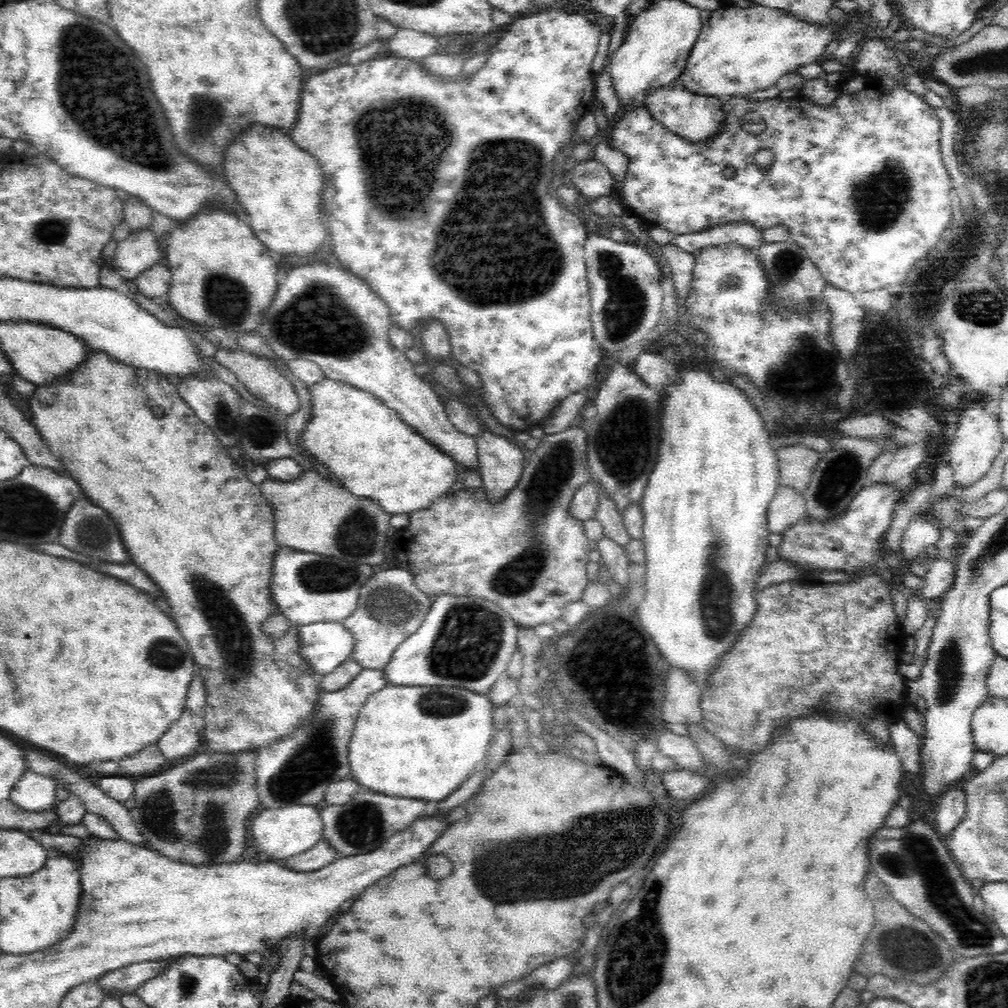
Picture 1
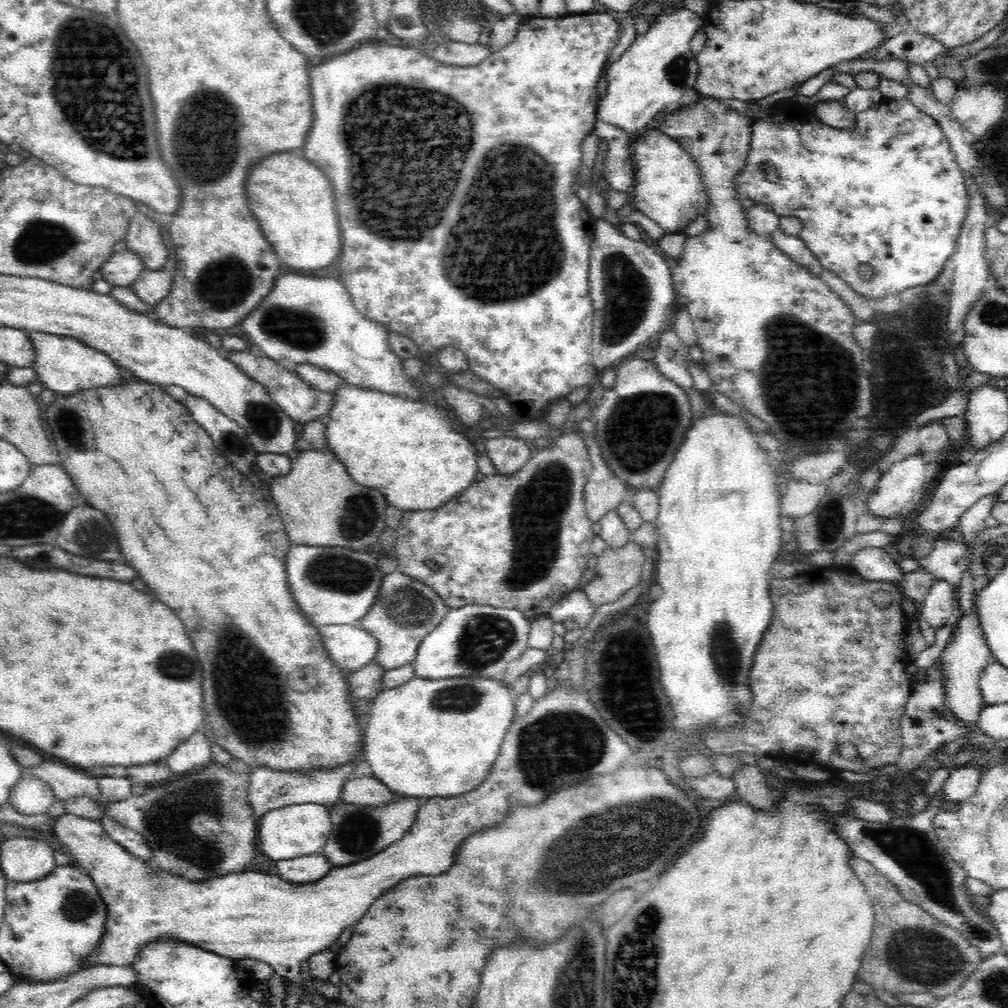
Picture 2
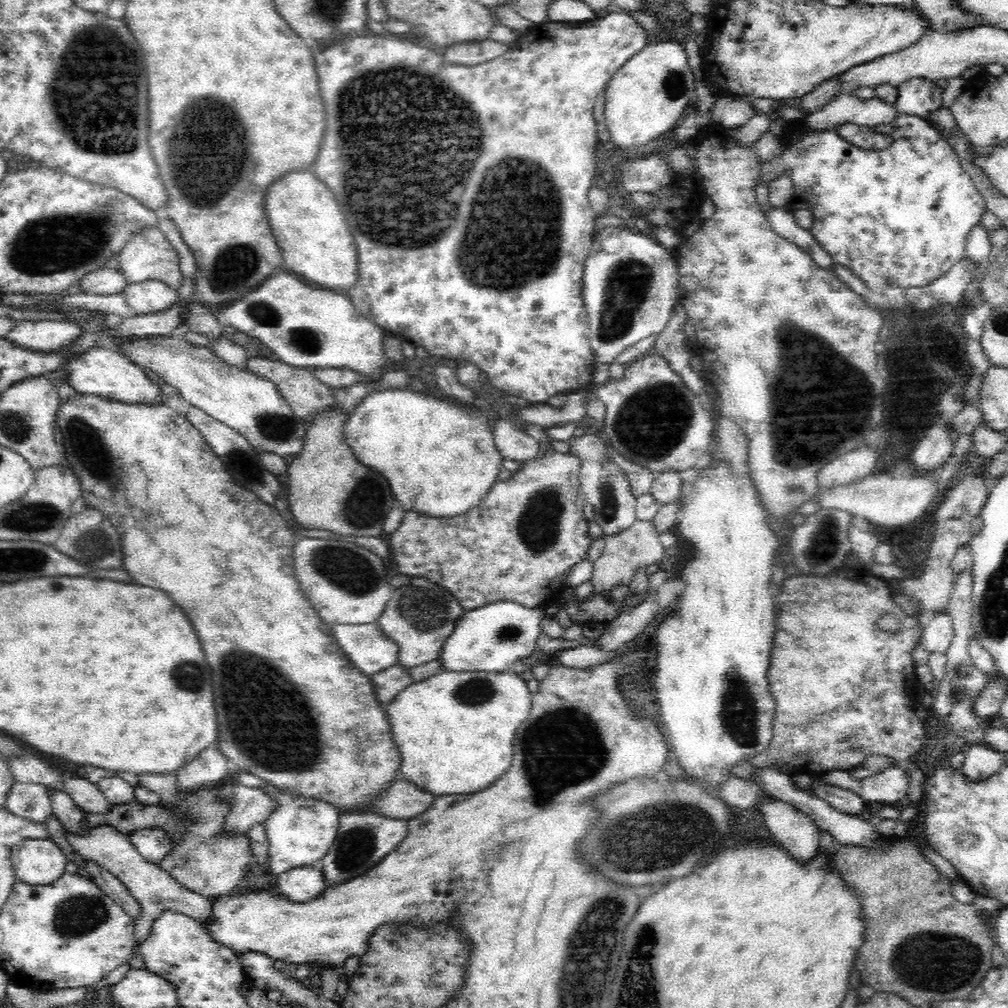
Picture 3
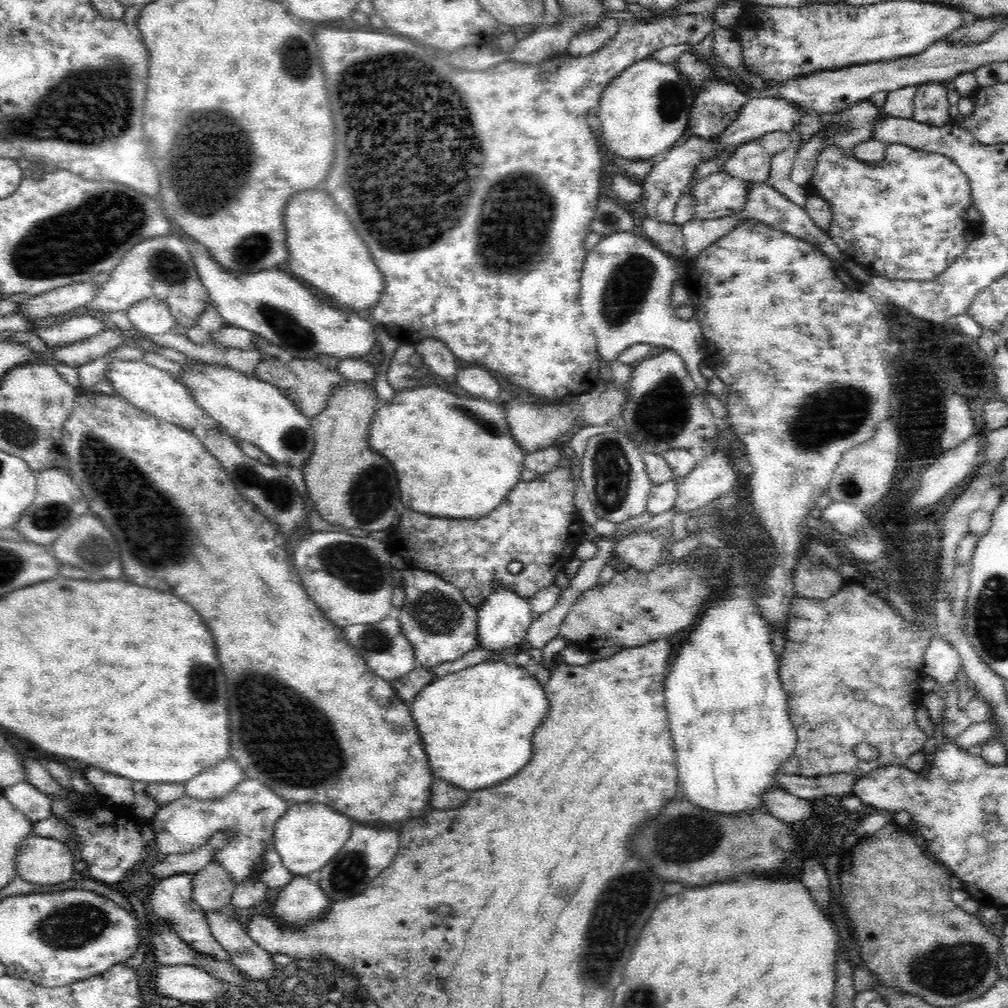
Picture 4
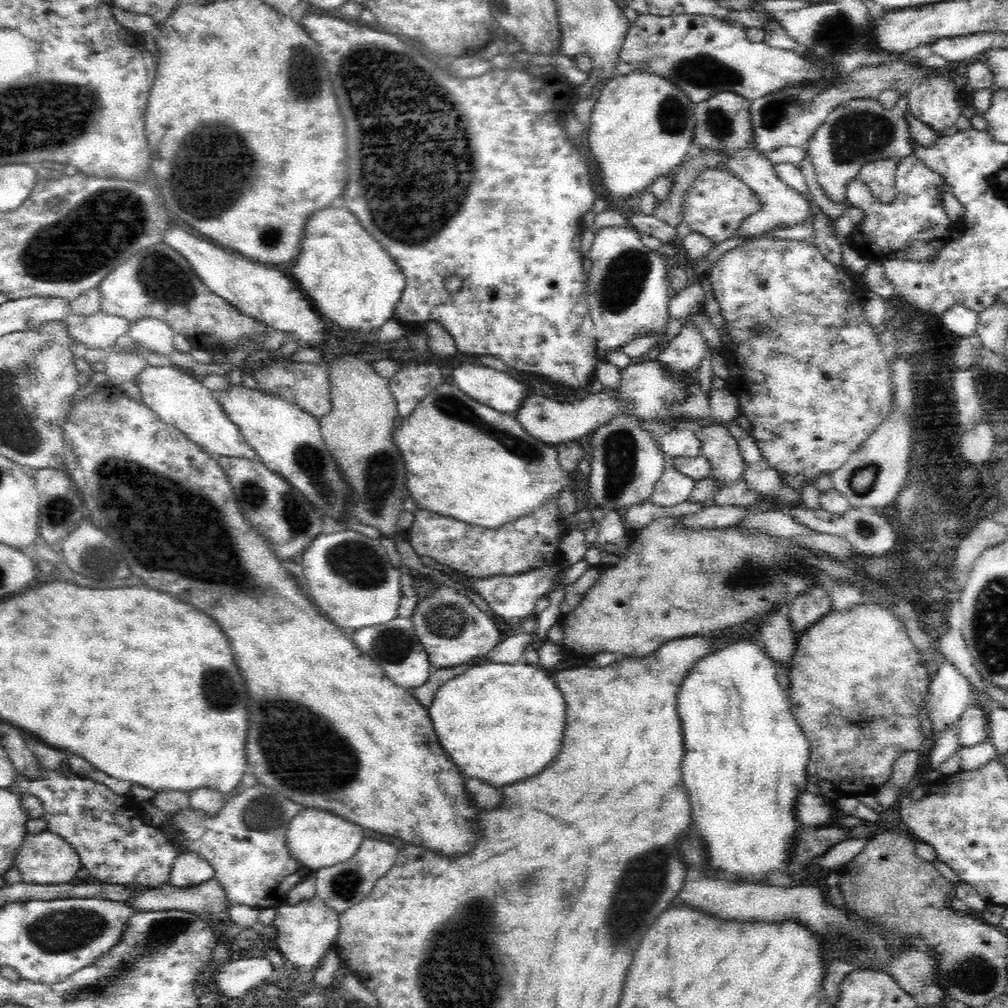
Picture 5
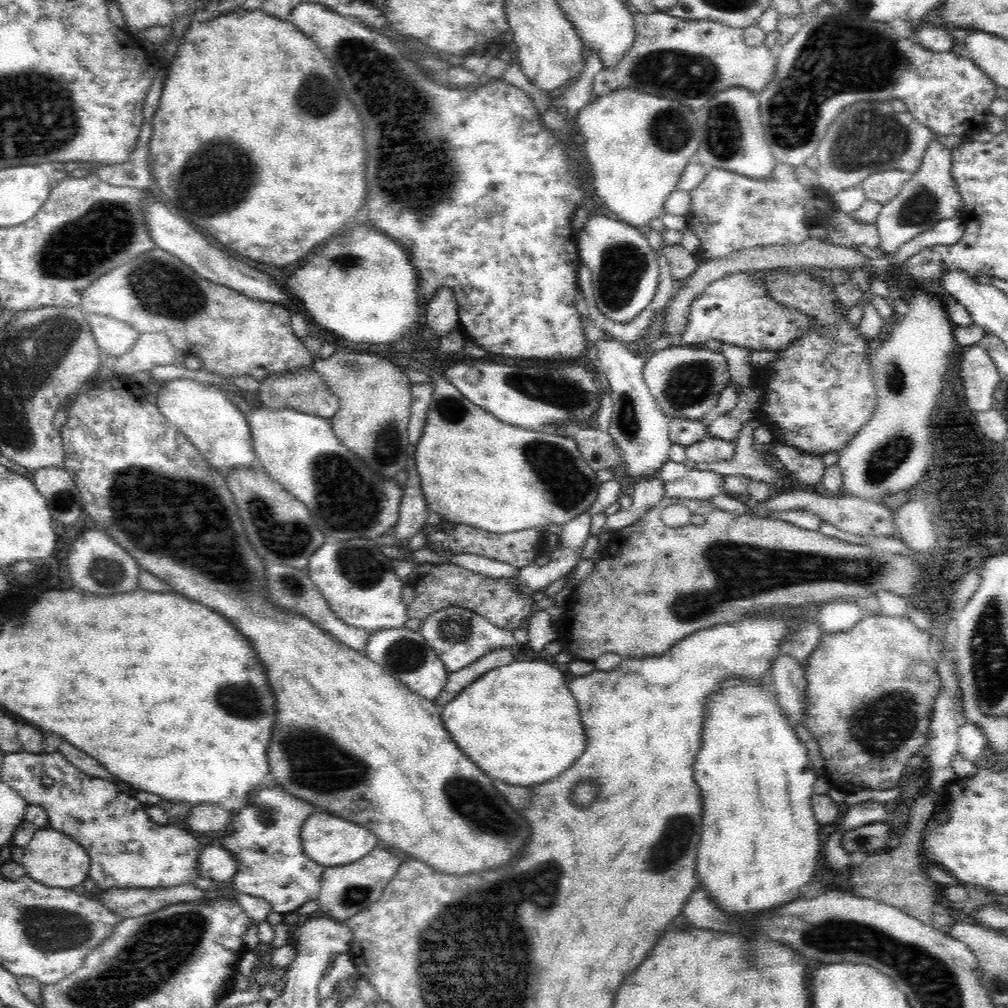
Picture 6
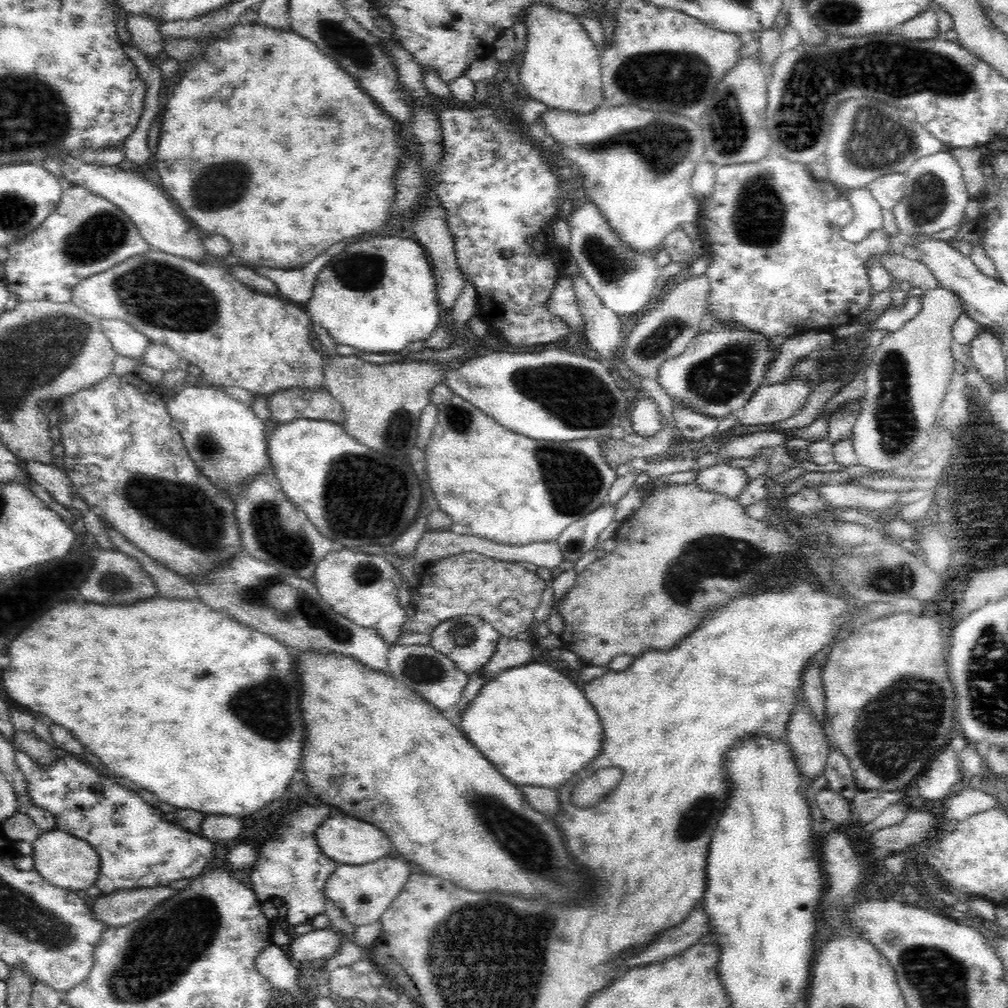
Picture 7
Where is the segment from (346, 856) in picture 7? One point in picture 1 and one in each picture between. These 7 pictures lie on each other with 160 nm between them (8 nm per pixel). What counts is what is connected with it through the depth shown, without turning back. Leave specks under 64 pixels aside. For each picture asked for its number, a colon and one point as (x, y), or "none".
1: (279, 833)
2: (302, 829)
3: (300, 832)
4: (310, 834)
5: (315, 838)
6: (329, 840)

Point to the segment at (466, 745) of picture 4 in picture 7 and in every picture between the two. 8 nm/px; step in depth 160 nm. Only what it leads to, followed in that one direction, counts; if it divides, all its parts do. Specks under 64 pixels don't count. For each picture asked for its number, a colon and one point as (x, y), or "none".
5: (502, 723)
6: (520, 723)
7: (533, 722)

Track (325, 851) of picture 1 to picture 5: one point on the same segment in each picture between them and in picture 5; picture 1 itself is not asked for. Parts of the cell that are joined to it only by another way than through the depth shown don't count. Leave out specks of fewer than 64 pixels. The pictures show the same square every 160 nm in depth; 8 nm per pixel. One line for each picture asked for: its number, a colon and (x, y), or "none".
2: (301, 870)
3: (305, 884)
4: (300, 902)
5: (305, 932)

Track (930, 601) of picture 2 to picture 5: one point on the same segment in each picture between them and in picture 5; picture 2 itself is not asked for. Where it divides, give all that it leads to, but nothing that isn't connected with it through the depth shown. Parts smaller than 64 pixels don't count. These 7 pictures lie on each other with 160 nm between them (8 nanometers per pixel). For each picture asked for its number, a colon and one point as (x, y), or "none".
3: (937, 635)
4: (941, 660)
5: (949, 695)

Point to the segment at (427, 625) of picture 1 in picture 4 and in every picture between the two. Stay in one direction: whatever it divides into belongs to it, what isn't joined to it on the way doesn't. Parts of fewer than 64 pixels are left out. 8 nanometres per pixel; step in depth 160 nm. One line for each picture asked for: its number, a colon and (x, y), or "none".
2: (477, 640)
3: (491, 638)
4: (504, 618)

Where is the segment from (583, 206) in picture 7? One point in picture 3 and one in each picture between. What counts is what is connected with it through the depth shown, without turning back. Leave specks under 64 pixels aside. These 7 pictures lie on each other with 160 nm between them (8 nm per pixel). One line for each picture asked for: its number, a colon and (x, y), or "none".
3: (630, 287)
4: (627, 283)
5: (627, 290)
6: (625, 272)

